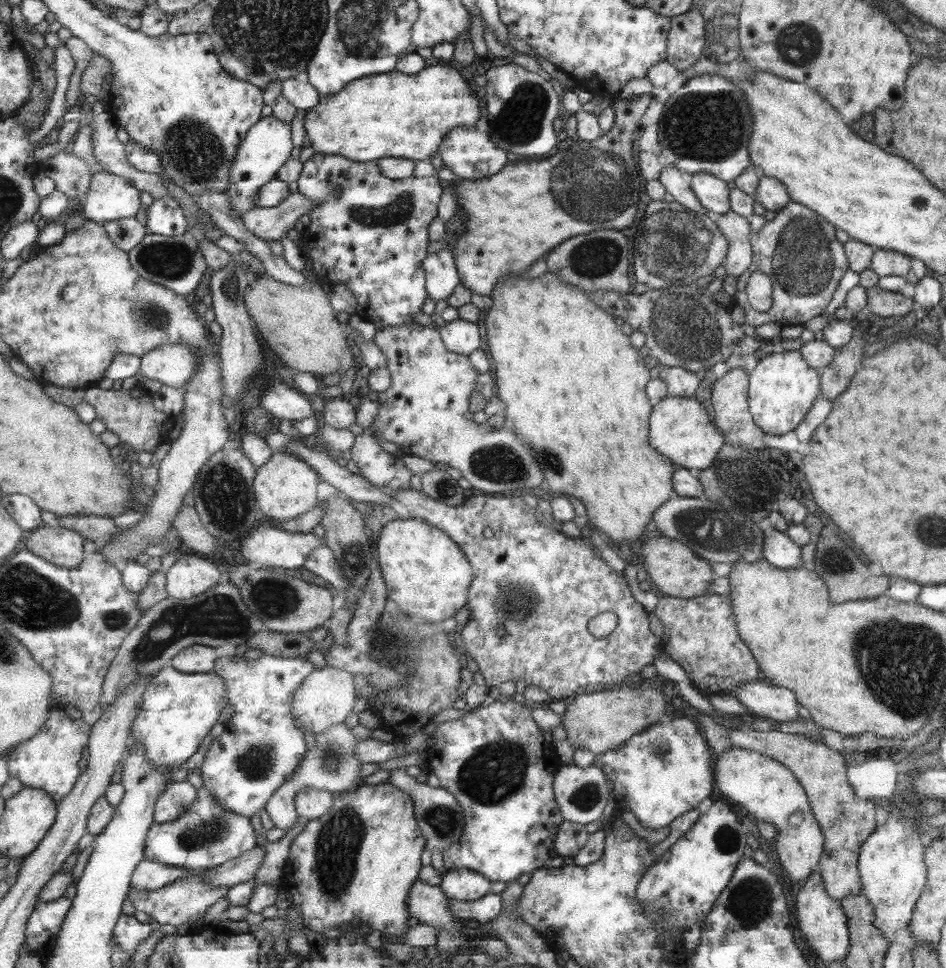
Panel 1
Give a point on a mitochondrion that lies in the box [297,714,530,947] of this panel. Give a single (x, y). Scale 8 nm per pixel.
(337, 843)

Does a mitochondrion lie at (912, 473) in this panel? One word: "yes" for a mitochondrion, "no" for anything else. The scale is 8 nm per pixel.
no

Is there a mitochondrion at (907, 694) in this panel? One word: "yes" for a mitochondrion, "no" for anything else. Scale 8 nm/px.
yes

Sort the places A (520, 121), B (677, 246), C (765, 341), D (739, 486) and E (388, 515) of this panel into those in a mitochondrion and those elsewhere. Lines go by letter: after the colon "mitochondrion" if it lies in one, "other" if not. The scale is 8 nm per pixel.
A: mitochondrion
B: mitochondrion
C: other
D: mitochondrion
E: other

